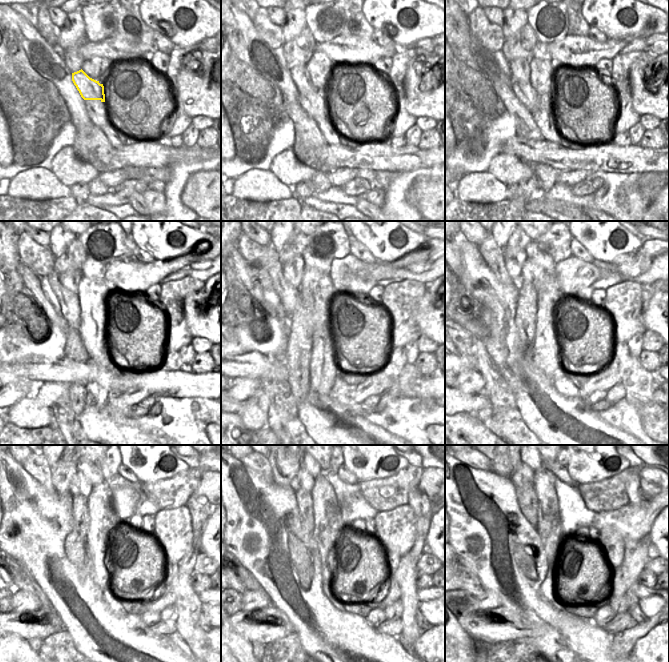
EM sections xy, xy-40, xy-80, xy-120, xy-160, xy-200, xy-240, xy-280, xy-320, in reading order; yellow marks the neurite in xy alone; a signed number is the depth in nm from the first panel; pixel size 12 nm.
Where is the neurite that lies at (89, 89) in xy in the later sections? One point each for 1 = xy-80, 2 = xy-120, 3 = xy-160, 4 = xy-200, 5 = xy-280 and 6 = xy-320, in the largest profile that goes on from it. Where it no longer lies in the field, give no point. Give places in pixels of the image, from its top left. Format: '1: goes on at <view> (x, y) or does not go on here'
1: goes on at xy-80 (519, 68)
2: goes on at xy-120 (65, 285)
3: goes on at xy-160 (286, 279)
4: goes on at xy-200 (510, 273)
5: goes on at xy-280 (285, 465)
6: goes on at xy-320 (504, 465)

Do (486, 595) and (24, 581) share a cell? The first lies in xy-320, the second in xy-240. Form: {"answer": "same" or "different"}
{"answer": "different"}

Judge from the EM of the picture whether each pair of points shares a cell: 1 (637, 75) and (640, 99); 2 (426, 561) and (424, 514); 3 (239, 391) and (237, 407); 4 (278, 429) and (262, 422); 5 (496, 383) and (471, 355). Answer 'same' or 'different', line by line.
1: same
2: different
3: different
4: different
5: same

